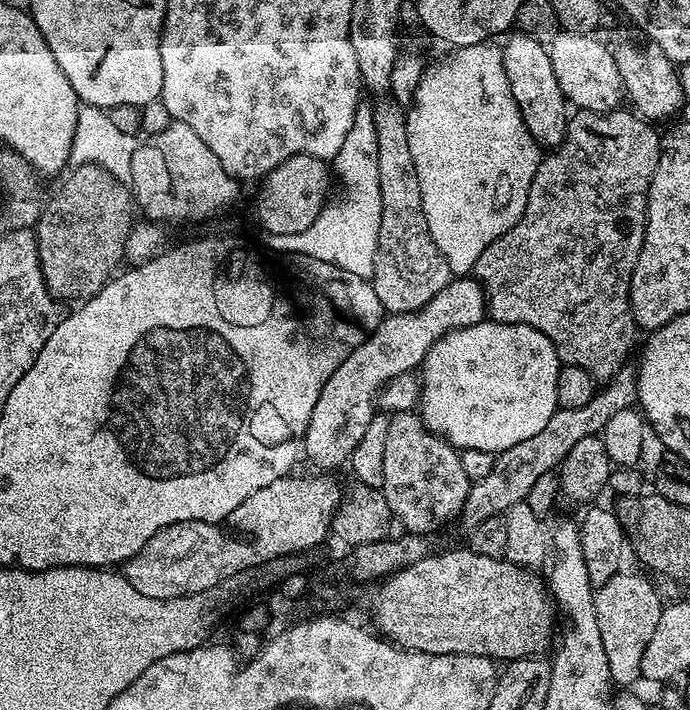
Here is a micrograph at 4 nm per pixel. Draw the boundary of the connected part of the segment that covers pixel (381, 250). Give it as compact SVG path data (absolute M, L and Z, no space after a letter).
M396 100L378 101L370 128L374 133L378 190L382 192L382 222L378 226L378 250L370 283L385 313L417 312L454 277L438 246L434 246L422 210L422 186L418 186L414 154L410 154L405 105Z

